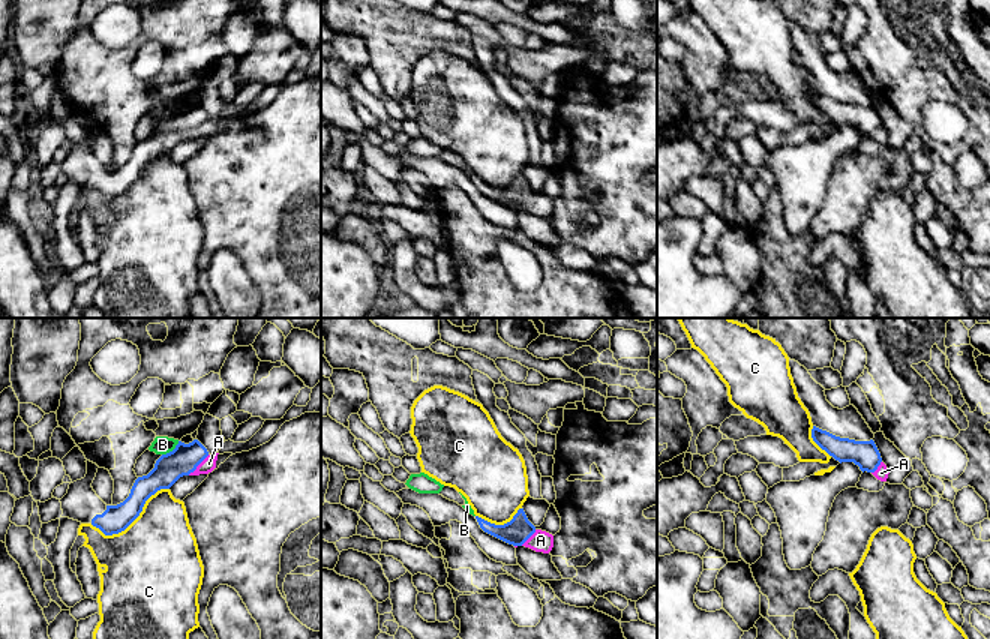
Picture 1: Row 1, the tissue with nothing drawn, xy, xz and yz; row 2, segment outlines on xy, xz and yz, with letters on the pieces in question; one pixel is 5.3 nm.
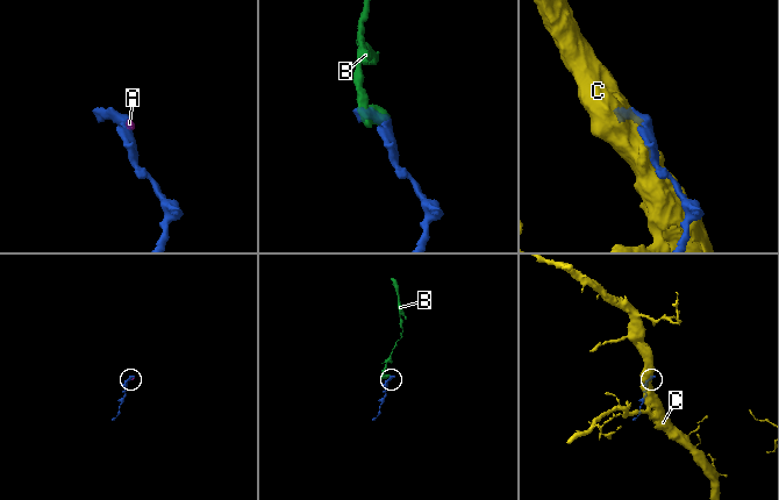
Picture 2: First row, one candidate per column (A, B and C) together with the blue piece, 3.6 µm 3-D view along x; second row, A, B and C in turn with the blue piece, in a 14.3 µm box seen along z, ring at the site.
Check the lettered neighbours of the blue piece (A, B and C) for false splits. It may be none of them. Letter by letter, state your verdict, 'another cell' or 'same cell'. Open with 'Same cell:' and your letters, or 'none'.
Same cell: A
A: same cell
B: another cell
C: another cell

